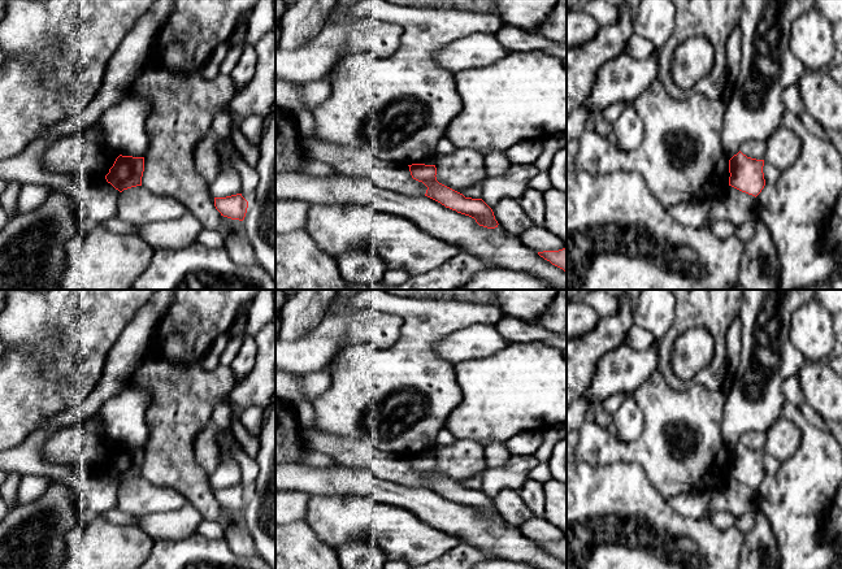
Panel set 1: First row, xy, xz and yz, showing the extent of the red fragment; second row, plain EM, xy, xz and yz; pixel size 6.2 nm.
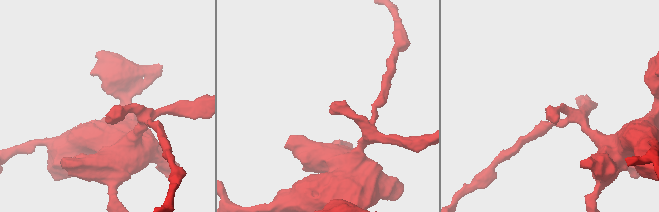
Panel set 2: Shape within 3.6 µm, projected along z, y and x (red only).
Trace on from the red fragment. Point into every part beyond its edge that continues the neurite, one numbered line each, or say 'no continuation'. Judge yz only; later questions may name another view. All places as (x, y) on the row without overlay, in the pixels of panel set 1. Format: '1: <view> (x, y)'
no continuation

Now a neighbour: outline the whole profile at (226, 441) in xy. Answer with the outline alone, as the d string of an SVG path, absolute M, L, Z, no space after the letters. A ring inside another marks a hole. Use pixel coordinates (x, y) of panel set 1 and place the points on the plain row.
M218 429L217 443L220 451L231 455L236 460L242 472L240 485L249 492L255 487L259 475L256 460L248 456L230 429Z

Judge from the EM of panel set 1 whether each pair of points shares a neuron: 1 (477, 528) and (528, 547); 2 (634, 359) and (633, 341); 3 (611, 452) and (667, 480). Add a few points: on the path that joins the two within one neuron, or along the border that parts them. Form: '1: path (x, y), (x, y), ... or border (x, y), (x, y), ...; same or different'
1: path (490, 534), (515, 546); same
2: border (654, 337), (646, 348), (624, 343); different
3: path (625, 452), (639, 452), (652, 465); same

